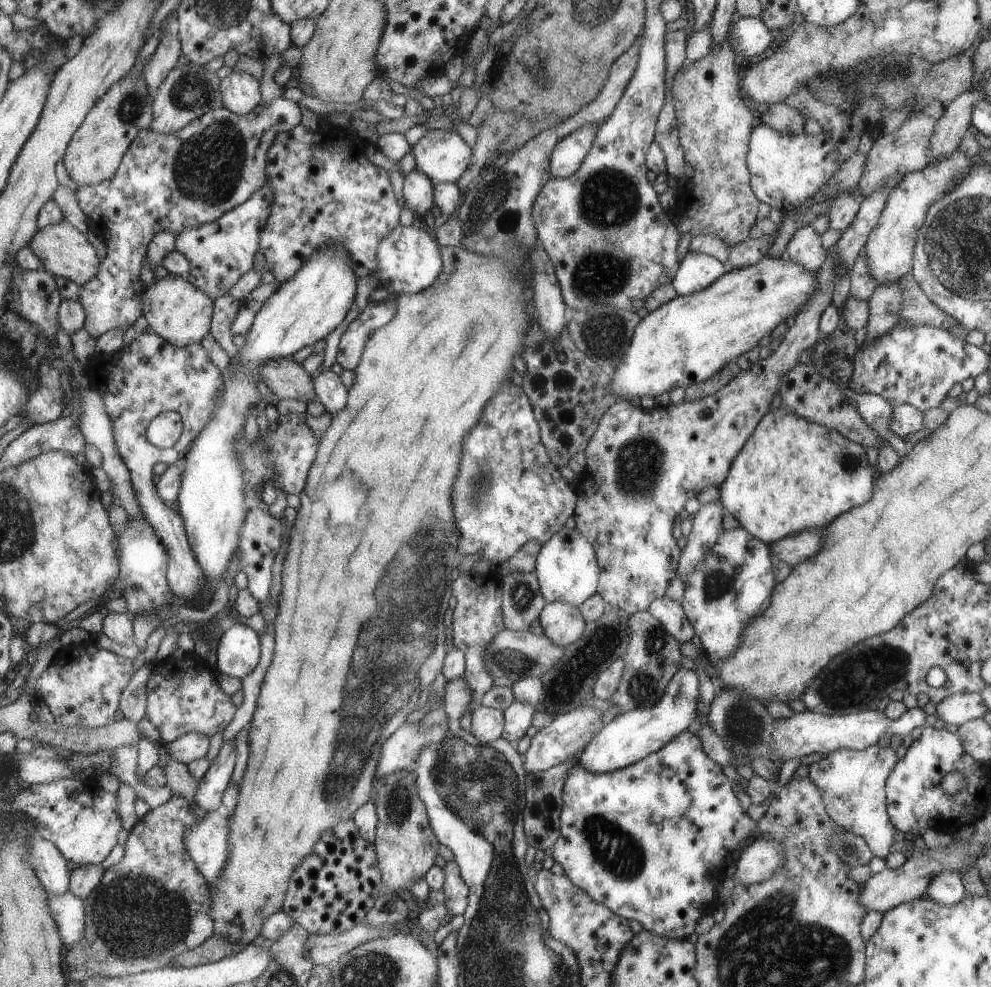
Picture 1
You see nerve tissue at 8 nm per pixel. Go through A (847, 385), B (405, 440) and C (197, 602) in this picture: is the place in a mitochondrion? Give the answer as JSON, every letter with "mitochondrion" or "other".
{"A":"other","B":"other","C":"other"}

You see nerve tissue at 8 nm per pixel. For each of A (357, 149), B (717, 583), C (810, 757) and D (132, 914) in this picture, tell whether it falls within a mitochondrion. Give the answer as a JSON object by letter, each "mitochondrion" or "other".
{"A":"other","B":"mitochondrion","C":"other","D":"mitochondrion"}

